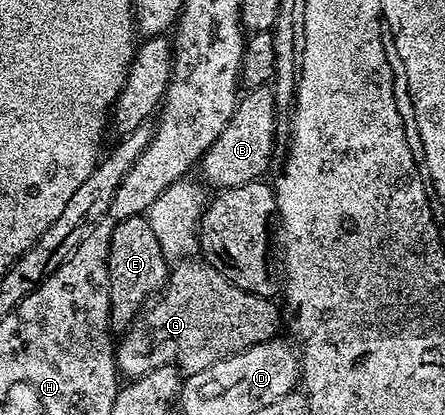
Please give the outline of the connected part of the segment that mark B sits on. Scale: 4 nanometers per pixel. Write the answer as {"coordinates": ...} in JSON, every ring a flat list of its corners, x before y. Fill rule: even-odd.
{"coordinates":[[271,87,249,88,239,97,234,114,222,134,205,150,198,165,198,172,204,175,205,185,213,184,213,189,233,188,259,181,268,168,268,159,272,156,272,135,276,132,276,104,272,101]]}

